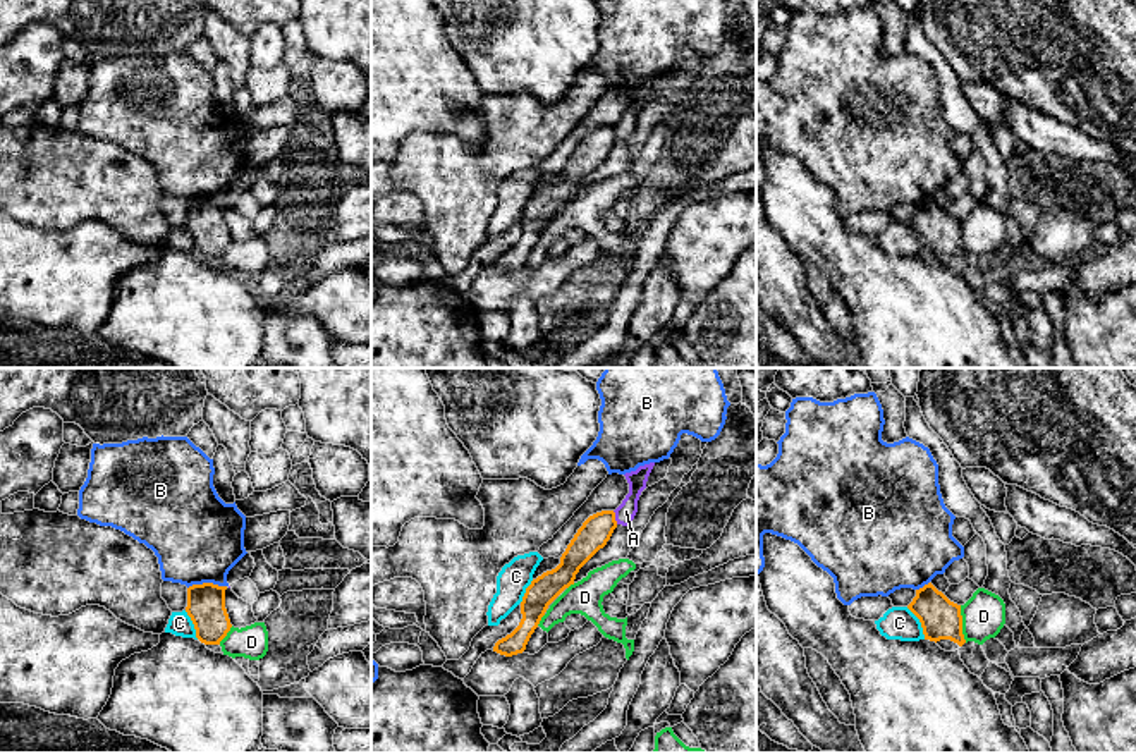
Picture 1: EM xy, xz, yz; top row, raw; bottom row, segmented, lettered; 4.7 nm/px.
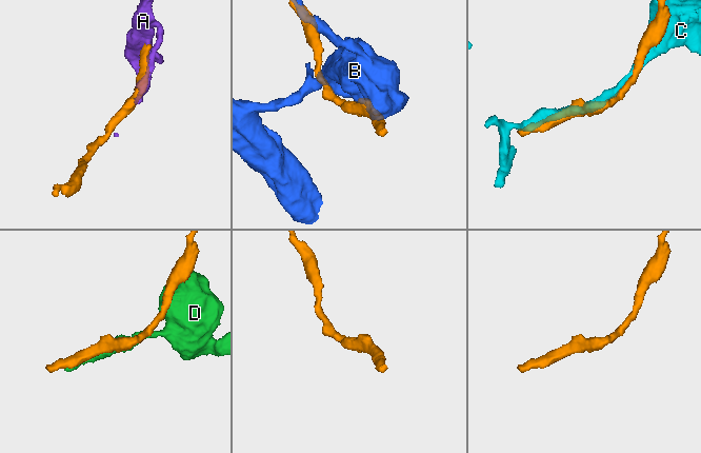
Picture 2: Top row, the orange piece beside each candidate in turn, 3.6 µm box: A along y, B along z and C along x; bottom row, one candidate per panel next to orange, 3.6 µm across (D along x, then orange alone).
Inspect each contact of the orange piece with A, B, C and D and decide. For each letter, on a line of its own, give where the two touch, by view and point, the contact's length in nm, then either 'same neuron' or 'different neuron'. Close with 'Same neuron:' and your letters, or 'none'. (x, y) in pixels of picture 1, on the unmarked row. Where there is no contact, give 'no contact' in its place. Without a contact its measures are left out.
A: meets orange in xz at (614, 133); contact 70 nm long; different neuron
B: meets orange in xy at (207, 198); contact 180 nm long; different neuron
C: meets orange in yz at (920, 236); contact 180 nm long; different neuron
D: meets orange in yz at (961, 239); contact 180 nm long; different neuron
Same neuron: none

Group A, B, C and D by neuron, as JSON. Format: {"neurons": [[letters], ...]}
{"neurons": [["A"], ["B"], ["C"], ["D"]]}

